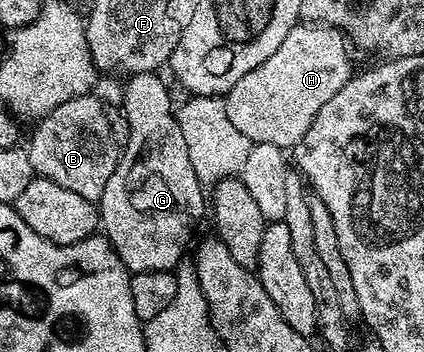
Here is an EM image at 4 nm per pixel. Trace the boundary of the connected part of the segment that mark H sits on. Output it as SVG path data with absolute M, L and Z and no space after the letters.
M314 22L296 24L289 34L285 34L285 42L281 42L281 46L277 46L277 50L273 50L273 54L269 54L269 58L257 66L257 70L249 70L249 74L245 74L237 86L227 91L225 103L229 122L233 122L233 126L237 126L237 130L241 130L241 134L245 134L252 144L272 144L284 150L294 149L301 142L305 130L309 130L313 118L317 118L317 110L321 110L321 106L325 106L325 102L329 102L329 98L333 98L333 94L337 94L337 90L341 90L341 86L351 79L353 69L347 57L347 48L348 41L337 28Z

